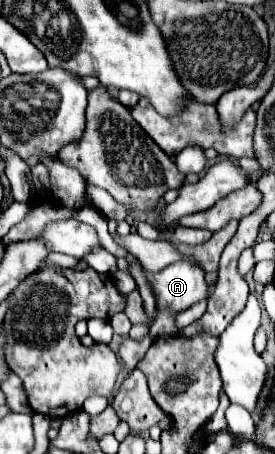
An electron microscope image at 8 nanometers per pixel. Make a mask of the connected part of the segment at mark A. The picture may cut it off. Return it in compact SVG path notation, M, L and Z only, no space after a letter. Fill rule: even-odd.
M139 261L137 262L145 279L147 279L147 283L151 285L151 291L153 291L153 297L155 297L155 307L157 307L157 313L155 313L151 325L149 325L149 337L151 339L177 337L179 329L173 323L175 315L189 309L197 301L209 297L209 287L205 283L205 271L201 267L195 267L195 265L187 263L187 261L177 261L177 263L171 263L169 267L165 267L163 271L159 271L159 273L149 273L141 266Z

